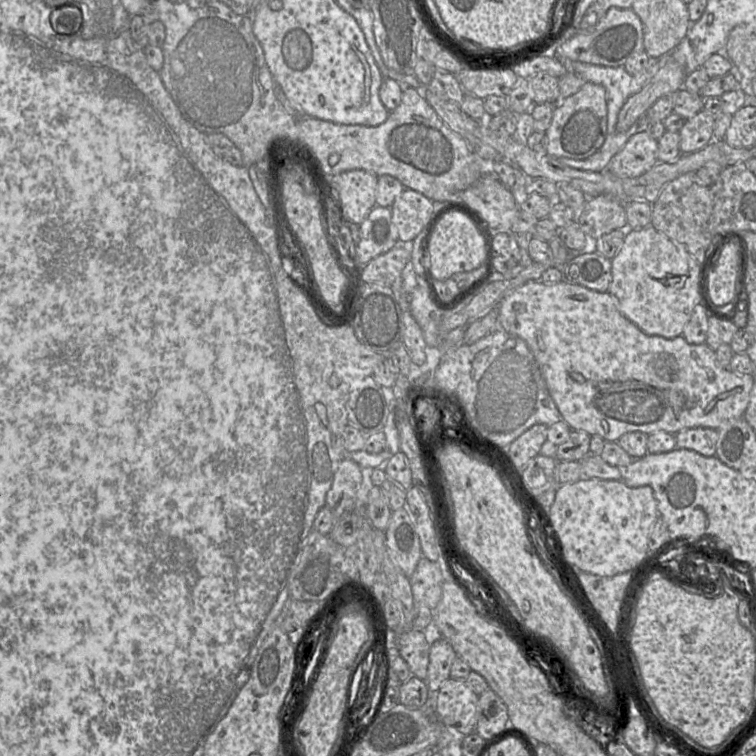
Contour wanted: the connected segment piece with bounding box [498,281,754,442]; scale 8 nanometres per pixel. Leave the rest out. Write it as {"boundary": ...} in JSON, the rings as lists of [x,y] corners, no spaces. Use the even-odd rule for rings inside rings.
{"boundary":[[[530,281],[503,297],[498,305],[498,317],[500,329],[524,340],[532,351],[562,420],[572,430],[585,431],[590,436],[599,436],[606,441],[617,442],[621,436],[629,432],[651,434],[656,431],[665,431],[676,435],[685,429],[699,427],[717,429],[730,420],[743,417],[750,402],[751,391],[754,386],[754,376],[752,374],[738,374],[730,371],[728,368],[723,368],[717,362],[714,350],[705,343],[691,344],[682,336],[664,338],[644,333],[620,312],[614,299],[608,292],[591,290],[568,281],[558,283]]]}

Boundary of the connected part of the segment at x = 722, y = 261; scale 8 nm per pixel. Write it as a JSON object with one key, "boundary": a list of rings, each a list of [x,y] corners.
{"boundary":[[[733,244],[726,245],[709,273],[708,291],[717,305],[737,308],[736,297],[742,288],[743,253]]]}

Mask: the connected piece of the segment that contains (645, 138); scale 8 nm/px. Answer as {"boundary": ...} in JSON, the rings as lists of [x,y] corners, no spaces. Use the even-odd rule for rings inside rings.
{"boundary":[[[636,131],[612,157],[607,170],[618,177],[638,177],[658,162],[657,150],[657,140],[646,131]]]}

